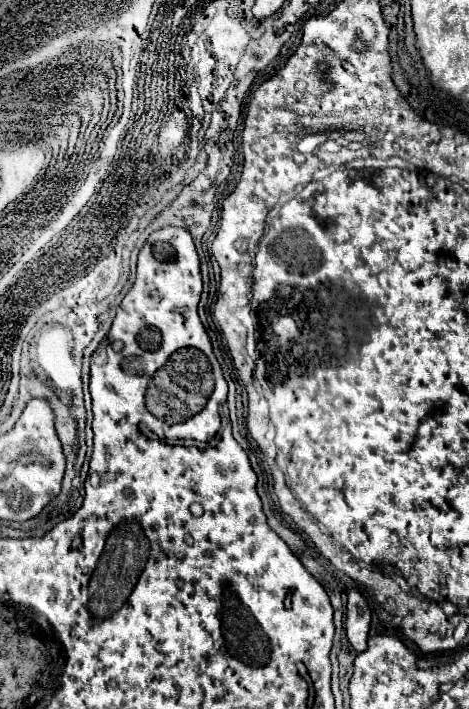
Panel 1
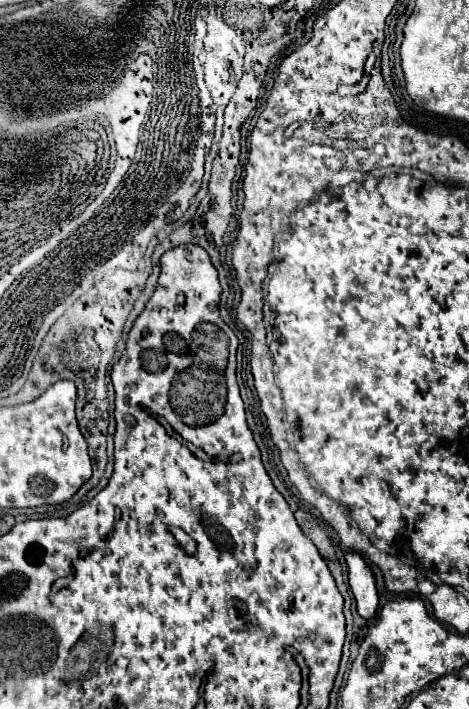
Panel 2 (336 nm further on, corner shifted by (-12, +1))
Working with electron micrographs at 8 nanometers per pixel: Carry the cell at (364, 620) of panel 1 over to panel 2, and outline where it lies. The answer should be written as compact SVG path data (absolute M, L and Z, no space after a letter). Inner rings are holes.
M348 553L346 563L348 563L348 583L356 597L358 613L364 619L374 619L378 611L378 591L376 591L374 575L368 563L364 561L364 557L358 553Z

